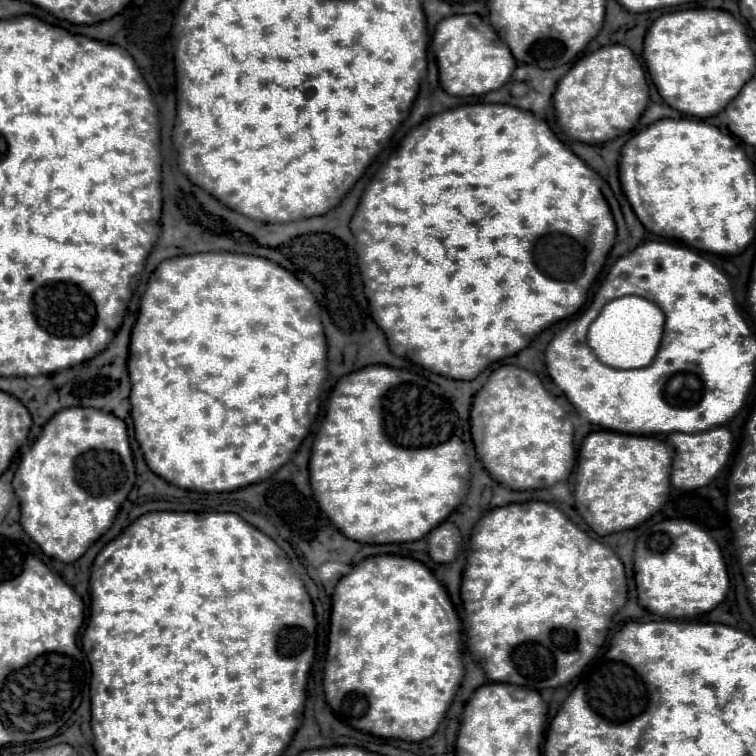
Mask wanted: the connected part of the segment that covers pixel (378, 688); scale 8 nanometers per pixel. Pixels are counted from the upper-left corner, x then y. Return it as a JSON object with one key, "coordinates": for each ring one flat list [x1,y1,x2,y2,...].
{"coordinates":[[374,555,364,559,362,563,354,565,354,569,344,575,332,595,332,608,330,615,330,633,328,640,328,651,326,657,326,669,324,669,324,691,326,691,326,701,332,707,334,715,358,729,358,731,368,731,376,737,384,739,404,739,404,741,422,741,434,735,438,729,446,709,450,707,456,689,460,687,462,675,464,675,464,665,462,665,461,652,459,648,461,637,461,622,455,608,446,592,446,589,438,583,438,579,430,573,426,565,412,557,400,557,400,555]]}

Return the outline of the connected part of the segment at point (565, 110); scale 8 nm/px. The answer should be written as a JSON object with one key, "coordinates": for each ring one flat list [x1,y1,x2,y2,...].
{"coordinates":[[608,45,579,58,560,79,554,109,560,129,582,143,598,145,630,131,648,105,648,83,642,65,626,45]]}

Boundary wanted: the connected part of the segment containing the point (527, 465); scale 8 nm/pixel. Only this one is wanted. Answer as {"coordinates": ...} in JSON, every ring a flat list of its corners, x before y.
{"coordinates":[[502,365,492,371,486,385,476,393,470,409,478,459,486,471,508,489,552,487,562,481,574,465,574,427,570,421,562,421,564,417,564,409,536,375,516,365]]}

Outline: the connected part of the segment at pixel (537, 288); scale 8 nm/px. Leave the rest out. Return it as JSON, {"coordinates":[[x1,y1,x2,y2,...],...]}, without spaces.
{"coordinates":[[500,103,462,105,432,115,418,127,414,127,402,139,388,163,382,166,370,185,364,189,360,205,350,221,350,229,354,236,352,257,356,253,362,291,364,286,372,319,388,337,390,351,414,361,428,371,442,371,440,375,450,379,478,377,484,367,516,355,532,341,534,335,538,335,548,325,574,315,584,305,586,291,600,273,606,255,616,239,616,223,606,199,600,193,600,177,578,155,574,155,544,121,538,121,530,111]]}

